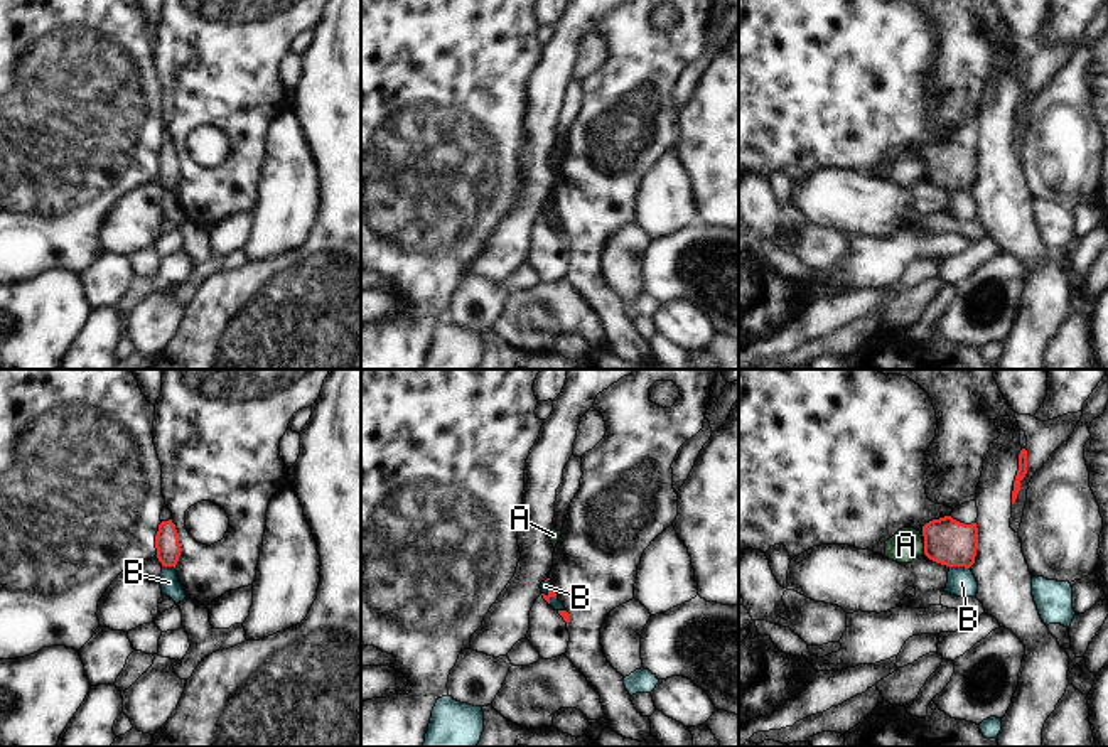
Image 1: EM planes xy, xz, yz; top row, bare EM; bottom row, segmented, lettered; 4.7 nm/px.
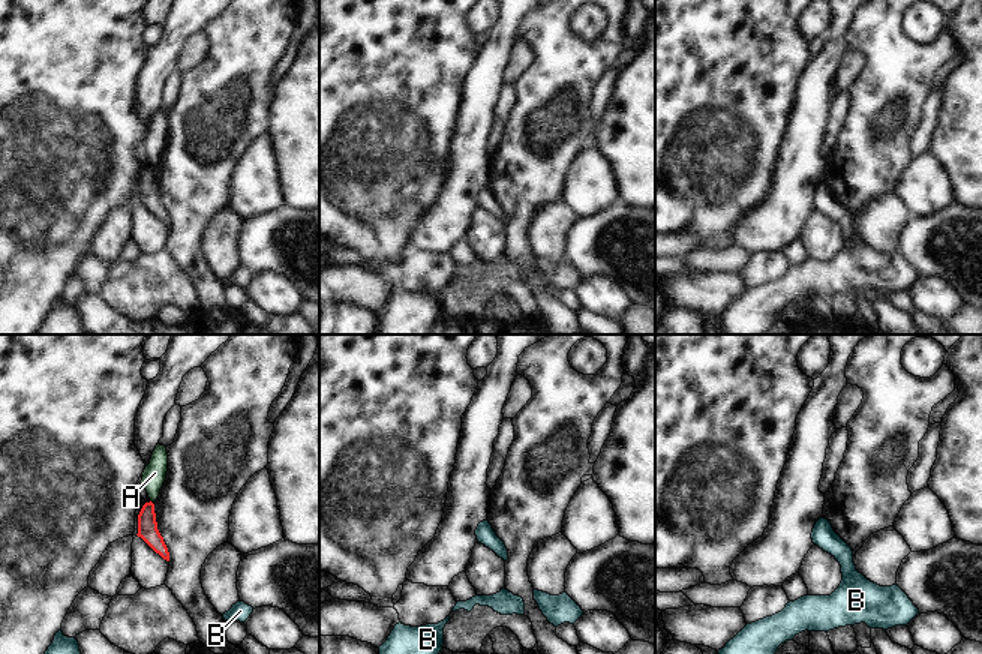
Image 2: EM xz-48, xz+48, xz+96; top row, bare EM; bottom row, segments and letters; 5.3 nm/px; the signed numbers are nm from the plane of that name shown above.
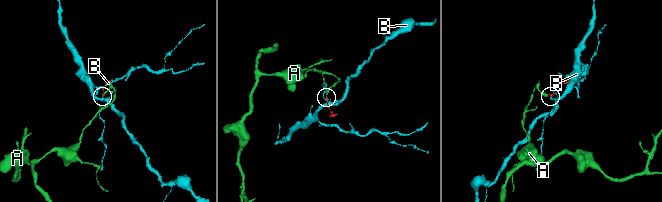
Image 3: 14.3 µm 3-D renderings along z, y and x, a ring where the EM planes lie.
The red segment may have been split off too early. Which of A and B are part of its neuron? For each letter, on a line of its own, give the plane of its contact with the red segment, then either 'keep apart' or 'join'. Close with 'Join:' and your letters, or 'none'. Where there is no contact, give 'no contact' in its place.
A: contact in yz; keep apart
B: contact in yz; keep apart
Join: none

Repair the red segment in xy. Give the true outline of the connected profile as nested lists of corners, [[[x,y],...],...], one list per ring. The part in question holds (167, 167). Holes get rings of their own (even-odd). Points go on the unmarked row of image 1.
[[[172,142],[162,143],[159,147],[159,153],[155,157],[155,170],[157,170],[157,180],[162,185],[162,189],[175,191],[182,170],[179,165],[179,155]]]

